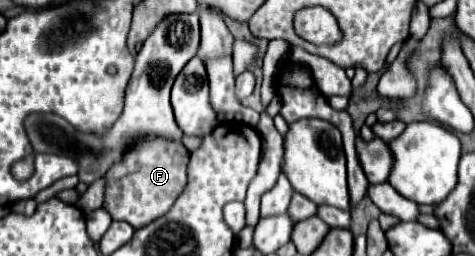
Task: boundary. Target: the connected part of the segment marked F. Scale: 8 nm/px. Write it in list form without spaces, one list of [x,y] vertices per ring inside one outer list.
[[[146,138],[146,142],[138,142],[138,146],[106,174],[108,188],[104,208],[110,212],[112,220],[124,220],[132,228],[142,228],[164,216],[188,184],[188,158],[190,152],[180,142],[164,138]]]

